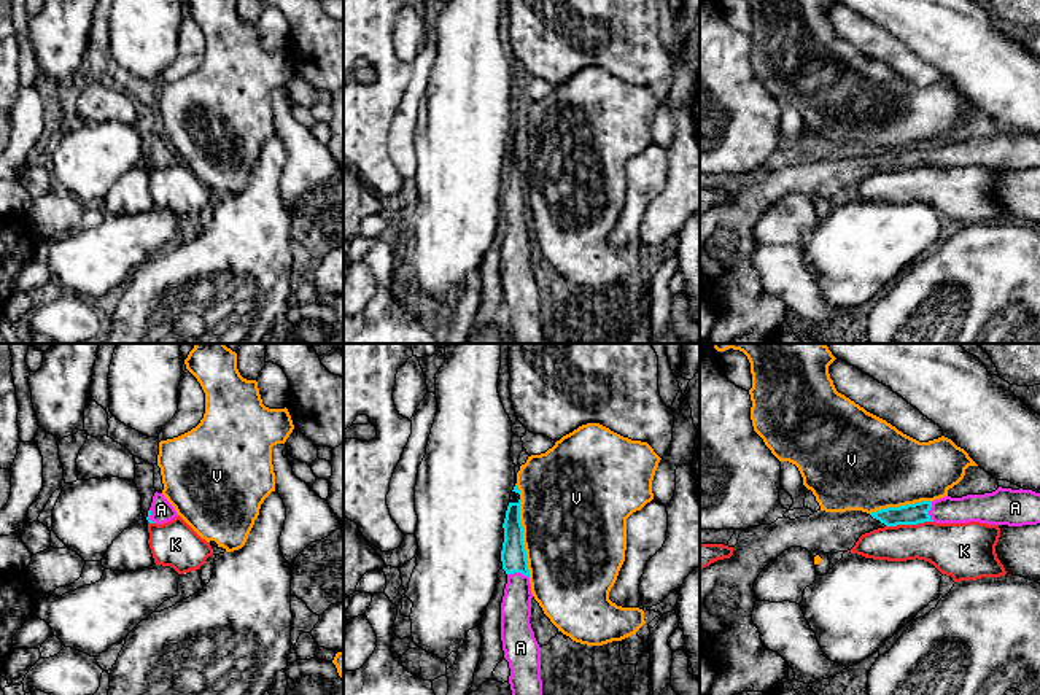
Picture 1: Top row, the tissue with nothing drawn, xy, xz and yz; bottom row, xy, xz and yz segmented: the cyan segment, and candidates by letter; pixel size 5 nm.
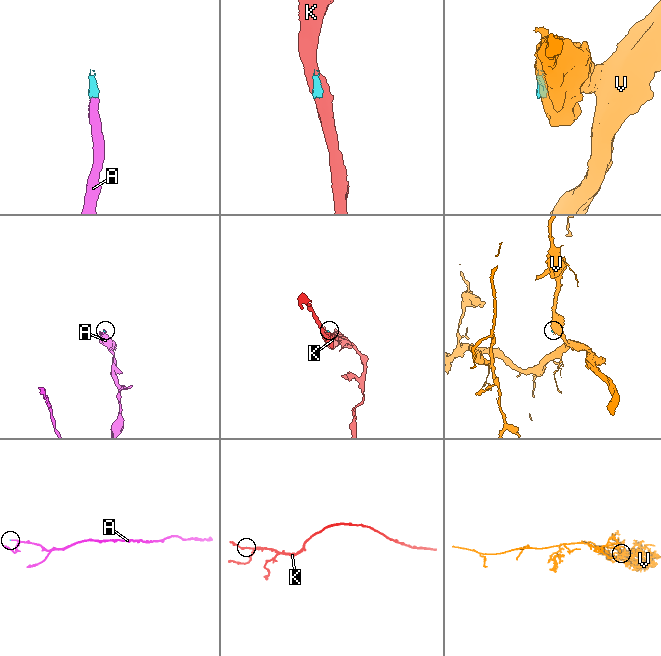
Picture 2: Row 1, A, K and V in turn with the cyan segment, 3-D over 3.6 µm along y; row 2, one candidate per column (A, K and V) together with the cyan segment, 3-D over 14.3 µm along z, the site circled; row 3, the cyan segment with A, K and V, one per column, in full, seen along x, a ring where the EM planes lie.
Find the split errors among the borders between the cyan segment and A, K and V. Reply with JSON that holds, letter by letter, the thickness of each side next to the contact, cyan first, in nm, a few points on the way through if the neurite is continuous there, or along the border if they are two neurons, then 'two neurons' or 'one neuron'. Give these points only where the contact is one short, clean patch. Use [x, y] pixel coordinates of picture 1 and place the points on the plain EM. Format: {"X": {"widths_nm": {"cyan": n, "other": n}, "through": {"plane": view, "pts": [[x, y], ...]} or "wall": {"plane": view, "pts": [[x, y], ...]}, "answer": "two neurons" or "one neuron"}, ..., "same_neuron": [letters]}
{"A": {"widths_nm": {"cyan": 130, "other": 160}, "through": {"plane": "xz", "pts": [[512, 199], [519, 215], [516, 253]]}, "answer": "one neuron"}, "K": {"widths_nm": {"cyan": 110, "other": 260}, "wall": {"plane": "yz", "pts": [[932, 164], [886, 170]]}, "answer": "two neurons"}, "V": {"widths_nm": {"cyan": 130, "other": 500}, "wall": {"plane": "xz", "pts": [[520, 140], [522, 186], [530, 220]]}, "answer": "two neurons"}, "same_neuron": ["A"]}

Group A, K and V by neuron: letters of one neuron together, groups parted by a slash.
A / K / V

